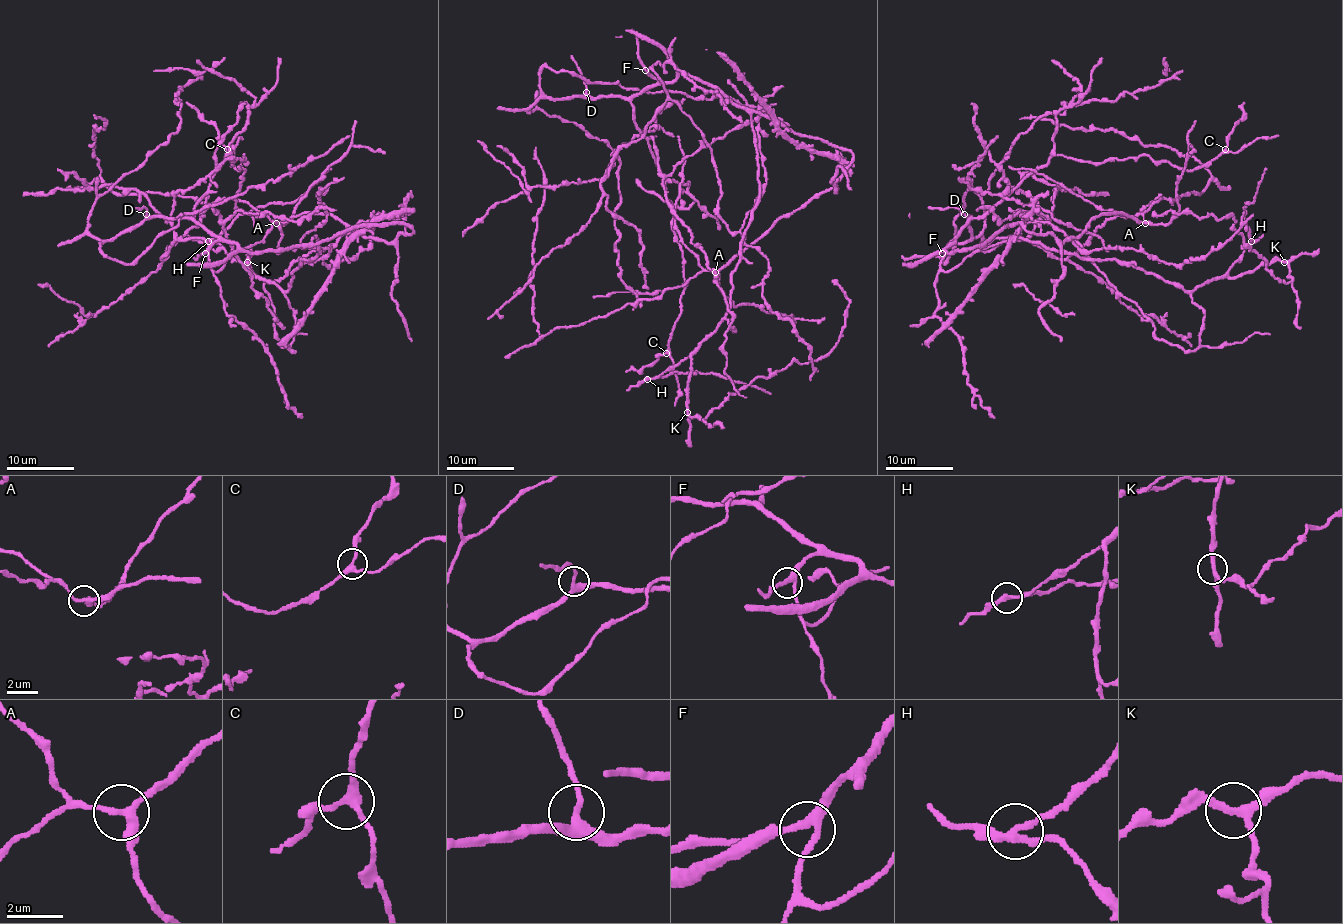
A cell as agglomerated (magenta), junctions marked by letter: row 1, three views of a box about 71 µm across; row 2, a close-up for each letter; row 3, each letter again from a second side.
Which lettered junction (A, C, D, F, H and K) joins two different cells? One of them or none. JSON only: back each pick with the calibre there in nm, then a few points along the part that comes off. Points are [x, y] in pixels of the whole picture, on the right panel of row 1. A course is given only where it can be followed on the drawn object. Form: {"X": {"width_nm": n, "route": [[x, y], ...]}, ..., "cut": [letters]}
{"H": {"width_nm": 240, "route": [[1251, 241], [1244, 216], [1246, 203], [1254, 199], [1257, 182], [1266, 167]]}, "cut": ["H"]}

